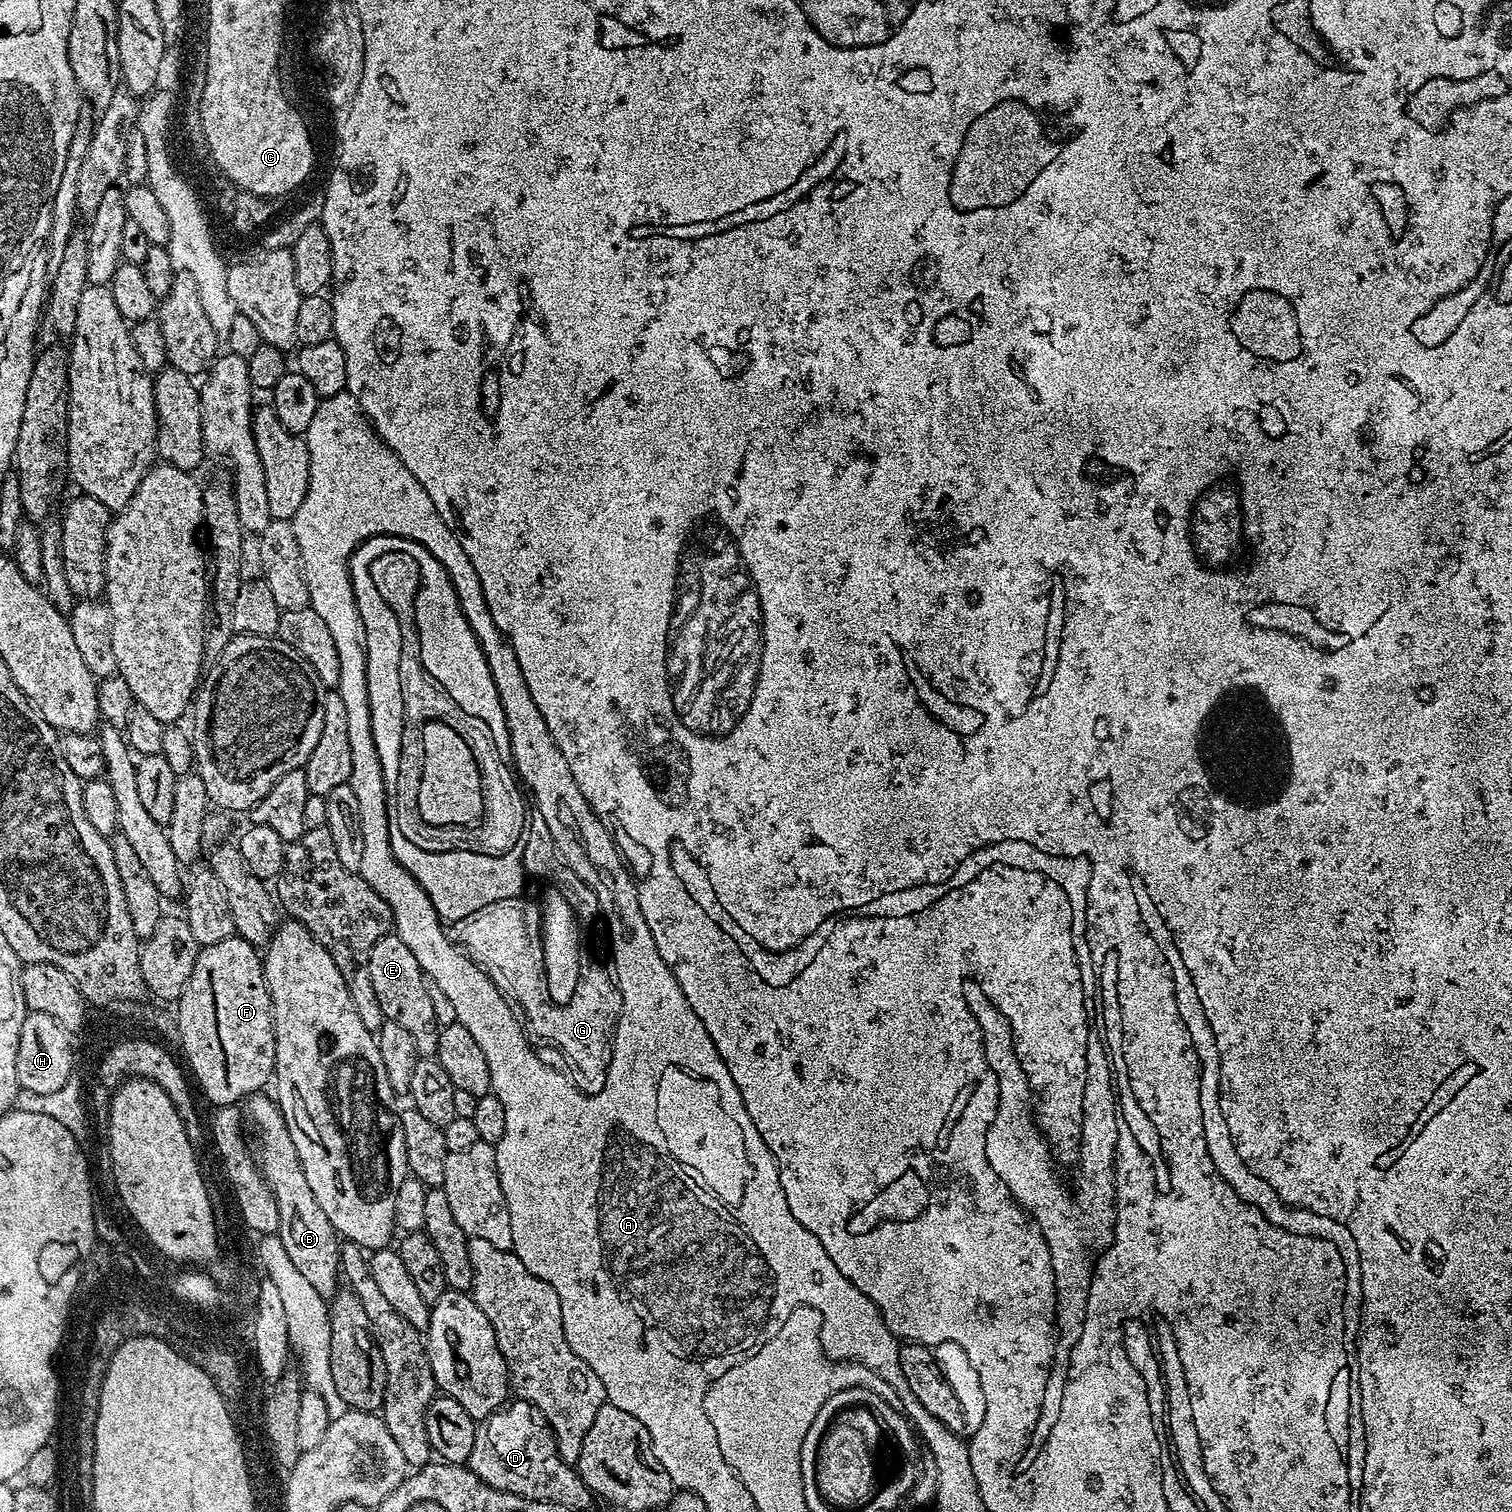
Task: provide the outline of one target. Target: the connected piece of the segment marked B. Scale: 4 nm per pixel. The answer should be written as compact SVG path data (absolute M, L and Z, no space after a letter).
M257 1094L248 1097L242 1104L242 1120L247 1131L256 1135L254 1155L259 1163L260 1172L268 1183L268 1188L278 1202L280 1215L279 1238L282 1246L286 1246L286 1254L294 1261L294 1266L325 1298L336 1295L342 1280L340 1267L340 1246L334 1226L330 1226L330 1218L326 1218L322 1206L318 1206L318 1198L314 1198L314 1190L310 1190L306 1182L306 1173L302 1170L302 1162L298 1162L298 1150L294 1150L294 1138L290 1138L290 1130L286 1126L284 1116L280 1113L280 1105L271 1095Z

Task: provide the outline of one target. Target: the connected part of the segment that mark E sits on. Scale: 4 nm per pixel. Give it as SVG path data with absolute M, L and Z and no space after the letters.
M395 934L374 942L374 950L370 950L368 969L370 983L374 985L374 994L378 997L378 1006L382 1006L384 1019L398 1022L398 1026L410 1030L416 1051L421 1057L435 1057L440 1028L434 1018L434 1002L430 1002L429 981L418 966L418 958L414 958L413 952L406 947L406 942L402 942L402 938Z

